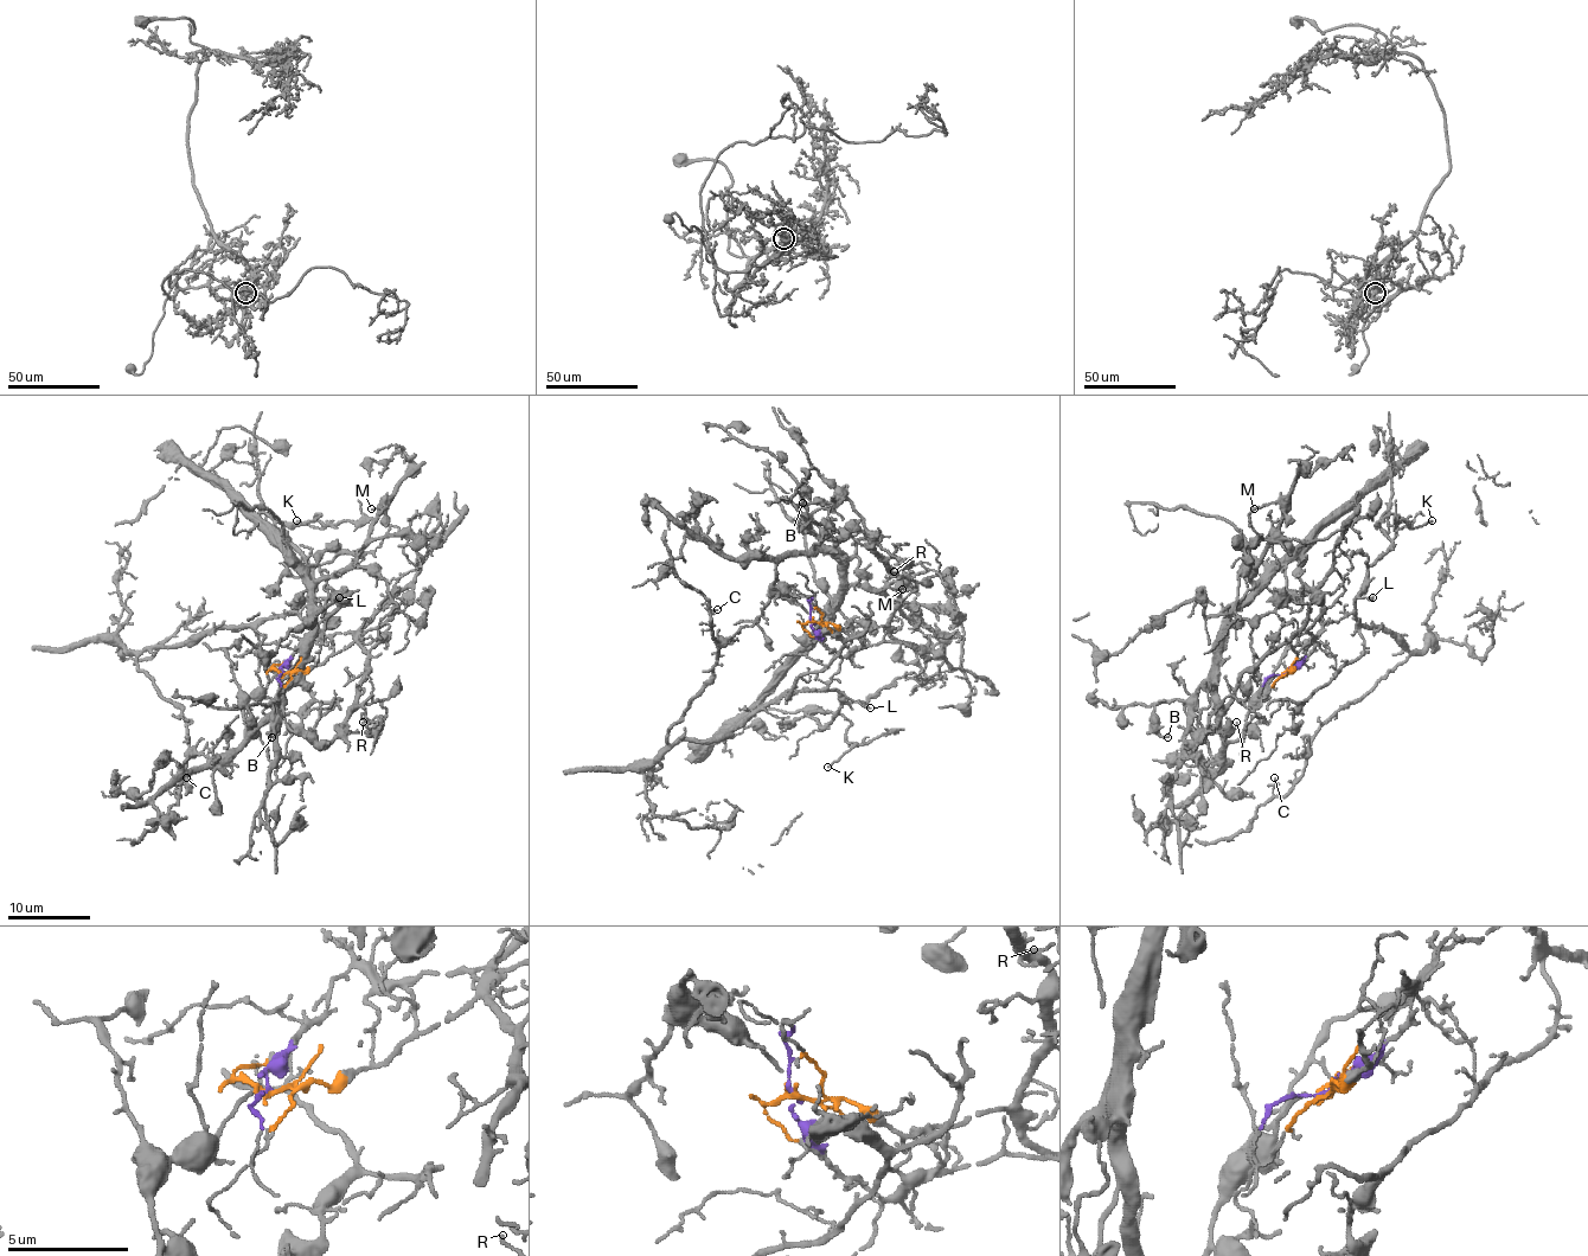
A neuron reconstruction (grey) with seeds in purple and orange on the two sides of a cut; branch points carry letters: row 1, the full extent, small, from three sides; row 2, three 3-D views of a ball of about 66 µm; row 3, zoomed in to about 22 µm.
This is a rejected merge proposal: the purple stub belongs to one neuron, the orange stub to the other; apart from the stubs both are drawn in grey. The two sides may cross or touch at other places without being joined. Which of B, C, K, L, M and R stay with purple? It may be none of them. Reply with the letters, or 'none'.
C, K, L

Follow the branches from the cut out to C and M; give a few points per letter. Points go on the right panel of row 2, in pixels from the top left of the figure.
C: (1285, 673), (1321, 627), (1351, 613), (1408, 657), (1319, 729), (1285, 795), (1272, 793), (1274, 779)
M: (1285, 673), (1299, 665), (1291, 638), (1311, 595), (1235, 610), (1238, 576), (1282, 516), (1278, 504), (1253, 510)

